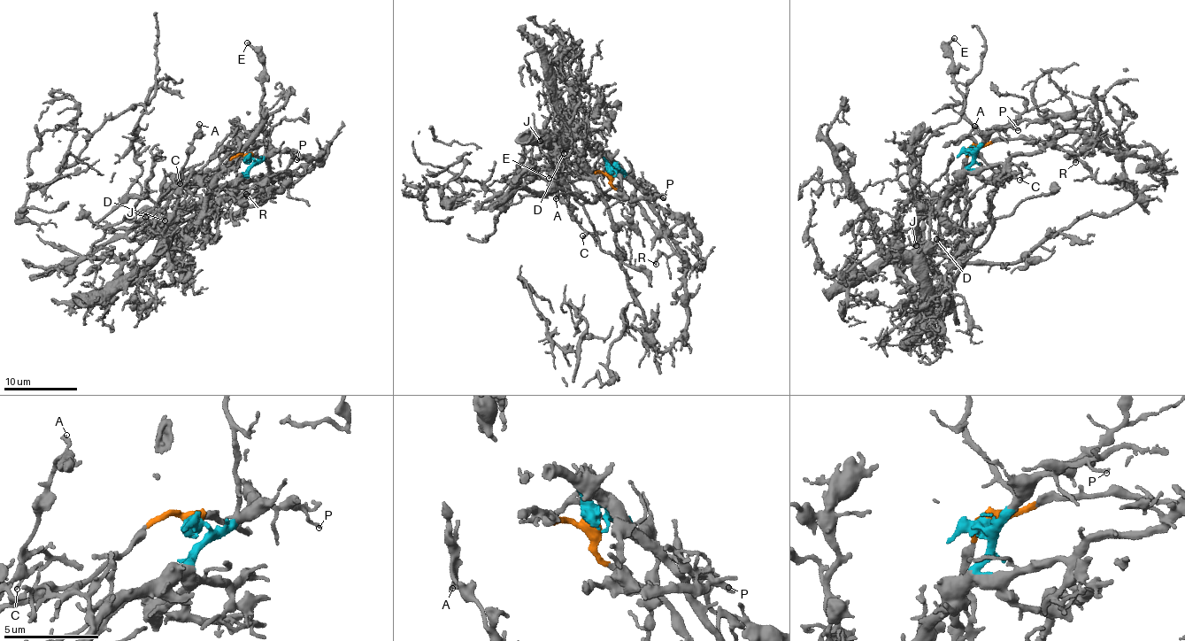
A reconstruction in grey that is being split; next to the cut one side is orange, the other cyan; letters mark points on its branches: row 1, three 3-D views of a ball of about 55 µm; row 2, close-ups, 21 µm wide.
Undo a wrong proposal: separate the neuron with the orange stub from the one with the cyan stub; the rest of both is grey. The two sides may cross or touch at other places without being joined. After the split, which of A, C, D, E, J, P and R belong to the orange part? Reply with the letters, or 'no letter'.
A, C, R

